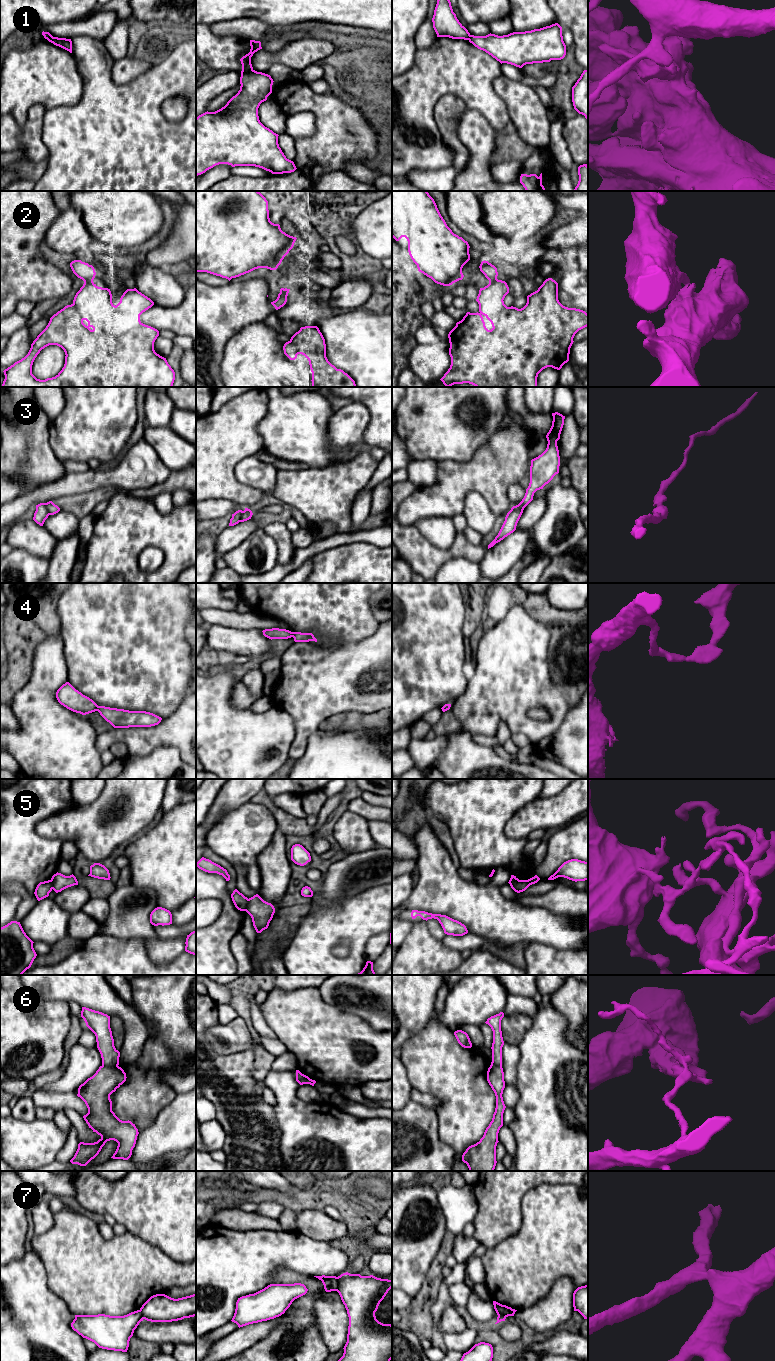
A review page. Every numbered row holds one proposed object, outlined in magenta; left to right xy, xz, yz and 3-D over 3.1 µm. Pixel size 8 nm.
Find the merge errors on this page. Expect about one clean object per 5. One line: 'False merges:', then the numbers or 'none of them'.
False merges: 1, 2, 3, 4, 5, 6, 7

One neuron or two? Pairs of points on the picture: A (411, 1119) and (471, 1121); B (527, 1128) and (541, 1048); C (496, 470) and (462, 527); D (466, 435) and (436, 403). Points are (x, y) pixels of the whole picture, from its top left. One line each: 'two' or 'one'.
A: two
B: one
C: two
D: one

